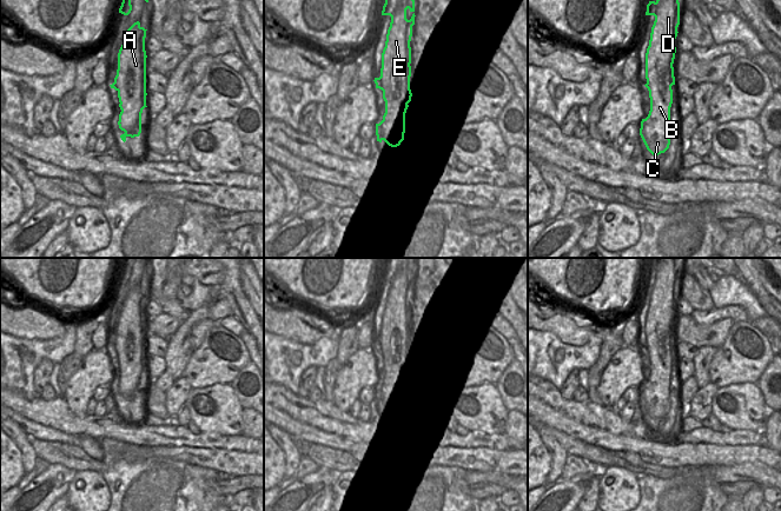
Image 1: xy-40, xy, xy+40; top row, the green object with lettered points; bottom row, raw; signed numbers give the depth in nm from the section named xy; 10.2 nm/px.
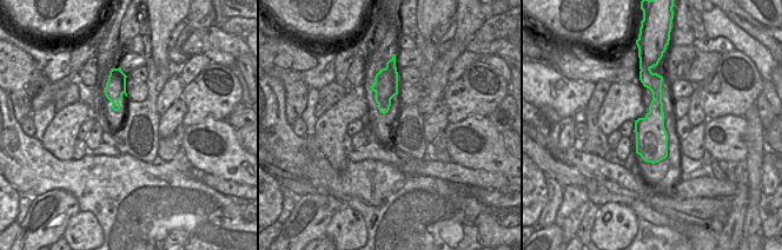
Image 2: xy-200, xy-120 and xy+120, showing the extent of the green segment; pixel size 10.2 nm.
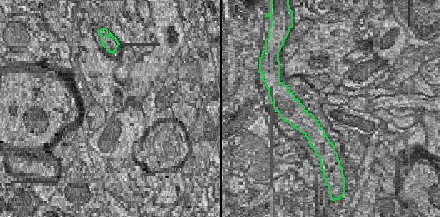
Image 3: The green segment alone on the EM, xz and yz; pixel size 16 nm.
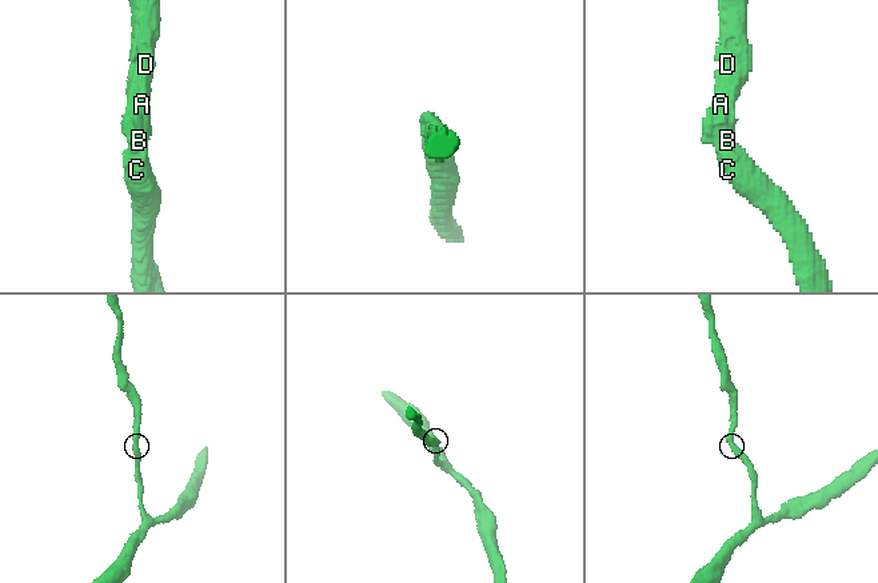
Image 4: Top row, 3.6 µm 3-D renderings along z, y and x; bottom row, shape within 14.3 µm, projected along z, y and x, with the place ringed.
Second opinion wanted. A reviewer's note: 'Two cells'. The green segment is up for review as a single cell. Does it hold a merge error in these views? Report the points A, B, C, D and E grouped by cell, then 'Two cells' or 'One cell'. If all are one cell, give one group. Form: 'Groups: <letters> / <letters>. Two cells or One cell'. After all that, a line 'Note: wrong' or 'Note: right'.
Groups: A B C D E. One cell
Note: wrong

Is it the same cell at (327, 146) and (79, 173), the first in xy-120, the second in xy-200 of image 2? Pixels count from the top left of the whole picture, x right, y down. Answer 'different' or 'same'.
different

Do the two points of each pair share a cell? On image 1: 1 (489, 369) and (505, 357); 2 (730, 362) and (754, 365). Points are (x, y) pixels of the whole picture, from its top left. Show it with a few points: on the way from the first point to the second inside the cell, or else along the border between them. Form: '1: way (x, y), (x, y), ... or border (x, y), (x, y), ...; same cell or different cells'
1: way (492, 365), (502, 357); same cell
2: way (736, 362), (748, 362); same cell

